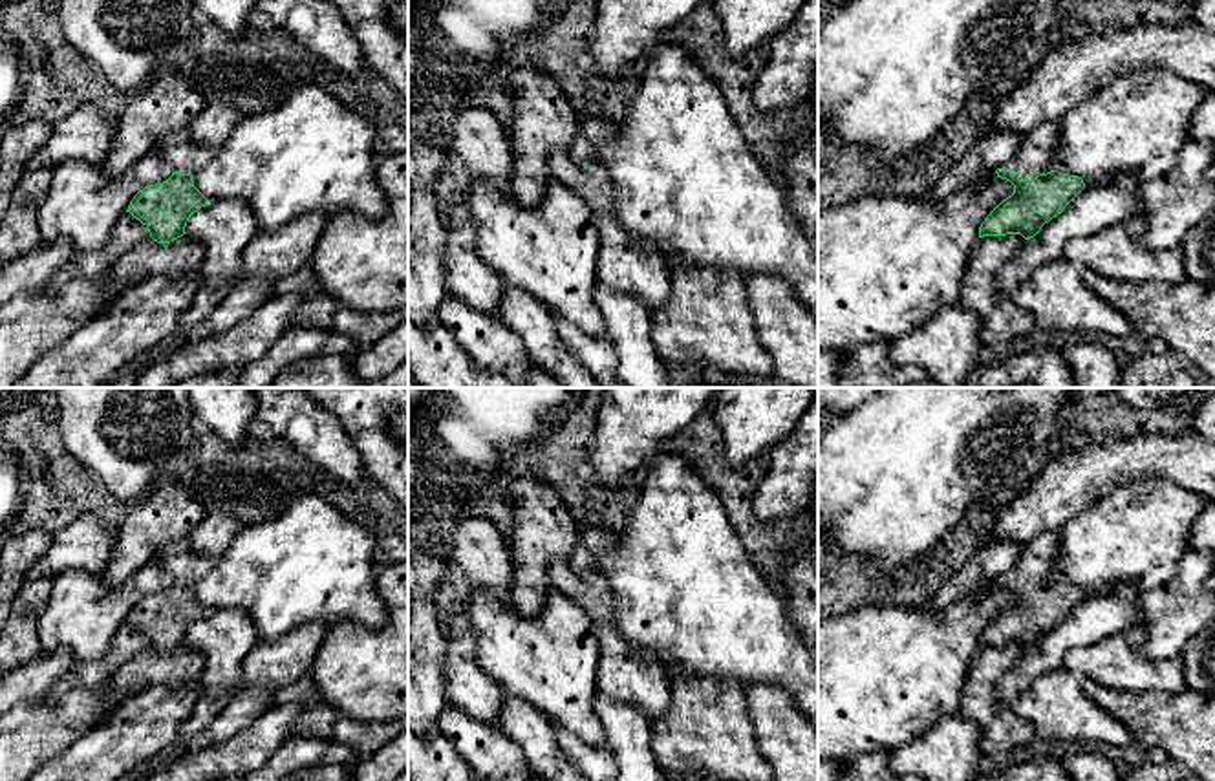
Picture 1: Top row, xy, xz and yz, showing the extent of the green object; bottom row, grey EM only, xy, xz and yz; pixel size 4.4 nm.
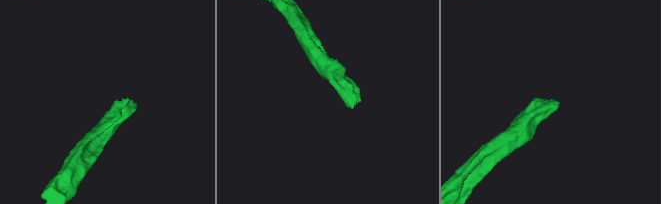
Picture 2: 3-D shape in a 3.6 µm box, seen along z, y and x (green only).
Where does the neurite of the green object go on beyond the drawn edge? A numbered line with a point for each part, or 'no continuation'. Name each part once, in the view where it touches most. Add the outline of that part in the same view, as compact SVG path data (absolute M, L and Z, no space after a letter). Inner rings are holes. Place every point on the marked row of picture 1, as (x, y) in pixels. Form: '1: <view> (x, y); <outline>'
1: yz (1036, 150); M1059 121L1038 126L1023 137L1023 143L1014 159L1005 163L1001 168L1016 170L1019 179L1027 179L1034 172L1050 172L1050 161L1058 146L1058 134Z

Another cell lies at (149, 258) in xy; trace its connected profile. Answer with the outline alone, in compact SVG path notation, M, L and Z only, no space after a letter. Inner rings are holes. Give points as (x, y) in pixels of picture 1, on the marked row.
M185 236L170 243L157 243L152 238L134 245L108 271L108 282L128 289L132 284L165 274L181 274L203 269L205 249Z

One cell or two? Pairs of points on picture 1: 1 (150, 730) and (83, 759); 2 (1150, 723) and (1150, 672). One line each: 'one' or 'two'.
1: one
2: two

